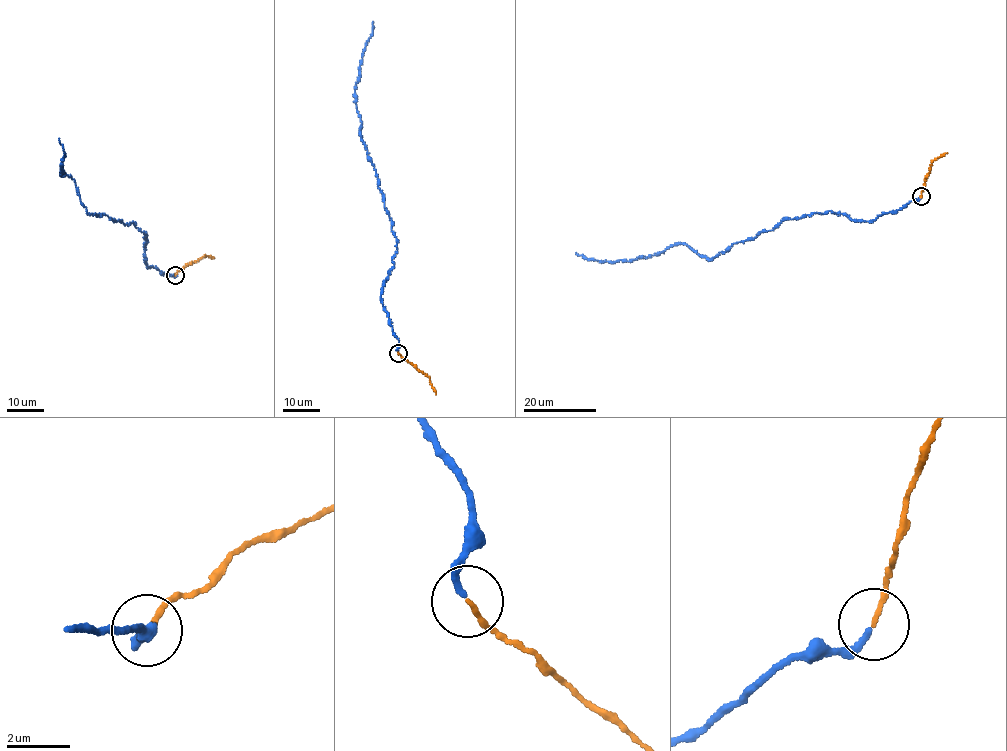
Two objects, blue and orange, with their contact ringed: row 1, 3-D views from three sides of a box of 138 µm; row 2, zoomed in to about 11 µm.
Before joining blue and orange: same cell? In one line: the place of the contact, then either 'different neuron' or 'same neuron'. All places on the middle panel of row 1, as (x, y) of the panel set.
place (398, 353); different neuron

